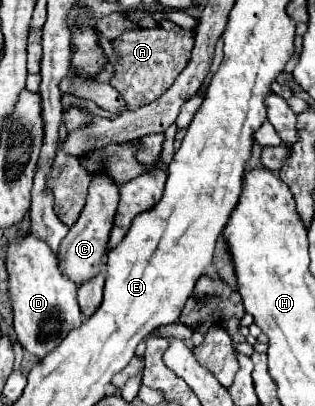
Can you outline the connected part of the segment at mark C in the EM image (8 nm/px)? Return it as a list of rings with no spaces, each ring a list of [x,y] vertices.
[[[94,177],[94,181],[90,181],[88,199],[86,199],[84,209],[82,209],[78,221],[70,227],[68,235],[64,237],[64,241],[60,243],[60,249],[56,253],[58,269],[62,271],[62,275],[66,275],[76,285],[86,283],[104,271],[104,261],[106,261],[106,253],[108,253],[106,247],[108,247],[110,231],[114,227],[116,207],[118,207],[118,187],[110,185],[110,181],[106,181],[104,177]]]

